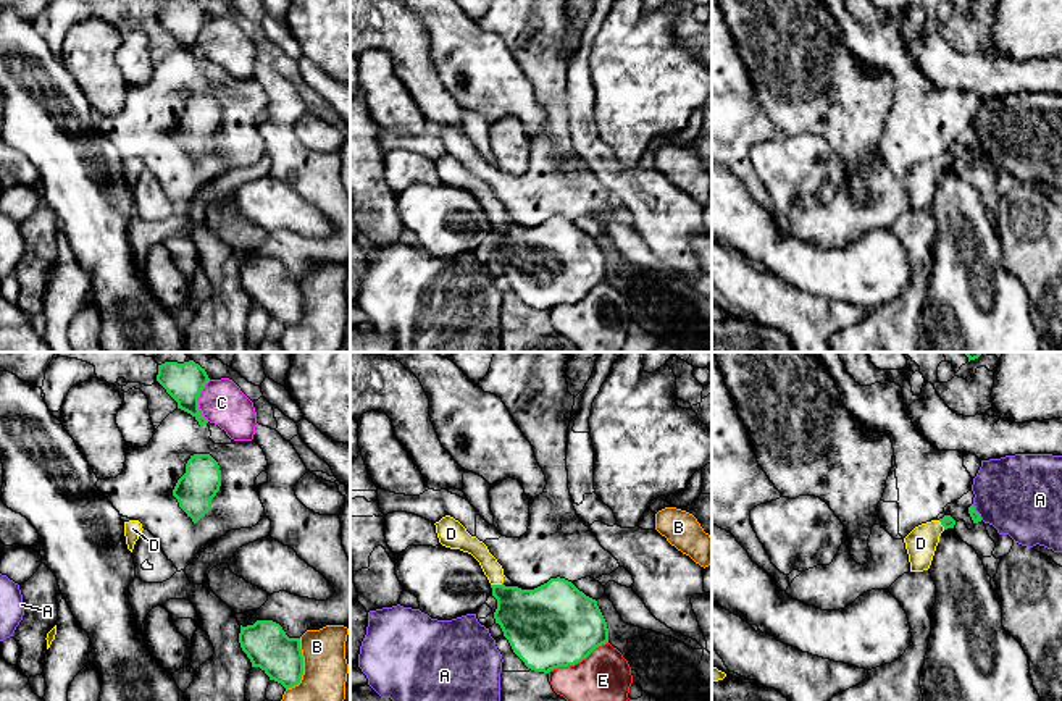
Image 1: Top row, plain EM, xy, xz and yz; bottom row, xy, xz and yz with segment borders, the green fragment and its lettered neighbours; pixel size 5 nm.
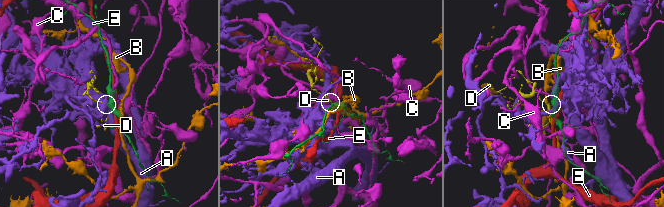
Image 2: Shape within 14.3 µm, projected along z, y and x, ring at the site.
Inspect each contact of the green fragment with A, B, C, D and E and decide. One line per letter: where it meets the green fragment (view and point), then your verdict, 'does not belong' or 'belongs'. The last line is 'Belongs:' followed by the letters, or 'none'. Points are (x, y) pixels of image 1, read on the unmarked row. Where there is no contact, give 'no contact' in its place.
A: yz (977, 151) | does not belong
B: xy (302, 306) | does not belong
C: xy (197, 39) | does not belong
D: xz (496, 223) | belongs
E: xz (576, 301) | does not belong
Belongs: D

